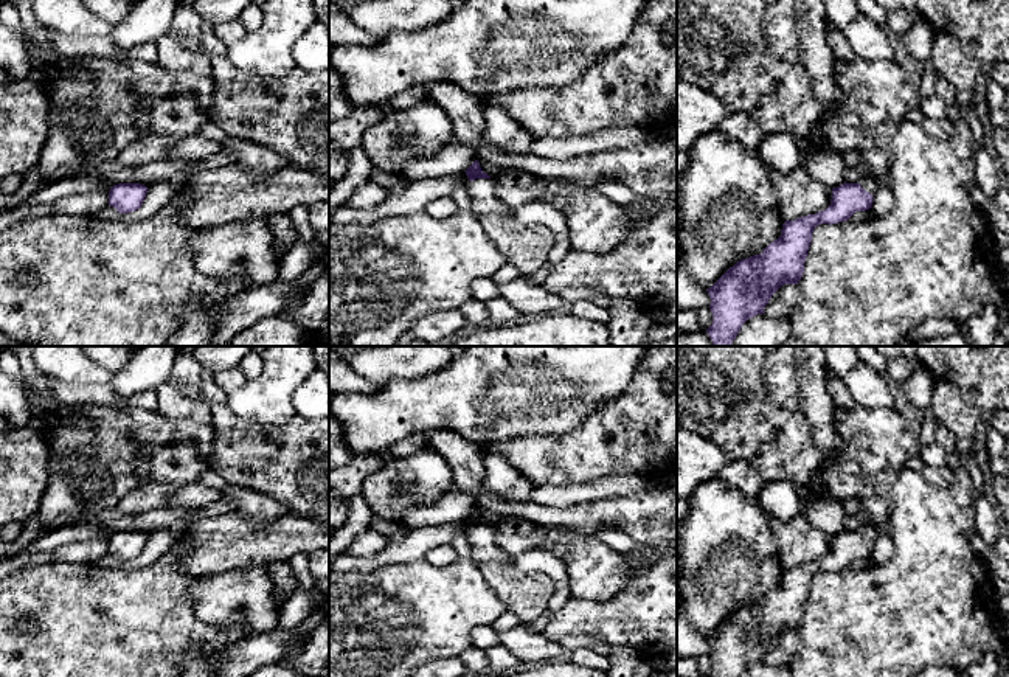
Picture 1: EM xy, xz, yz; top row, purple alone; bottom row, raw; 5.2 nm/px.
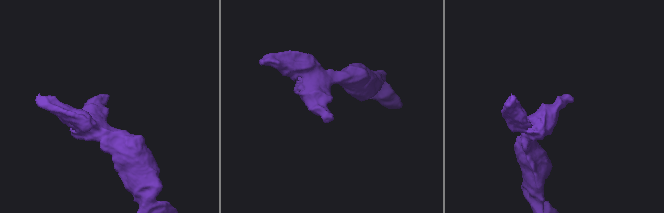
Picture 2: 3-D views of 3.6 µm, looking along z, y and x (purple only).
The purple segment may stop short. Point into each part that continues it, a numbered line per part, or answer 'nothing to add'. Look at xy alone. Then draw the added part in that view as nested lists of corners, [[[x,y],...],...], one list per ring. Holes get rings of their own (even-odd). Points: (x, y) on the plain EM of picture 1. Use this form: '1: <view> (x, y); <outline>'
nothing to add

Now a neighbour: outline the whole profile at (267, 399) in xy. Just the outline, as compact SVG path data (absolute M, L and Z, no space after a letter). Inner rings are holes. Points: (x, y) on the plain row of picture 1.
M267 346L261 374L225 393L227 405L251 424L284 424L295 416L295 390L315 370L314 346Z

